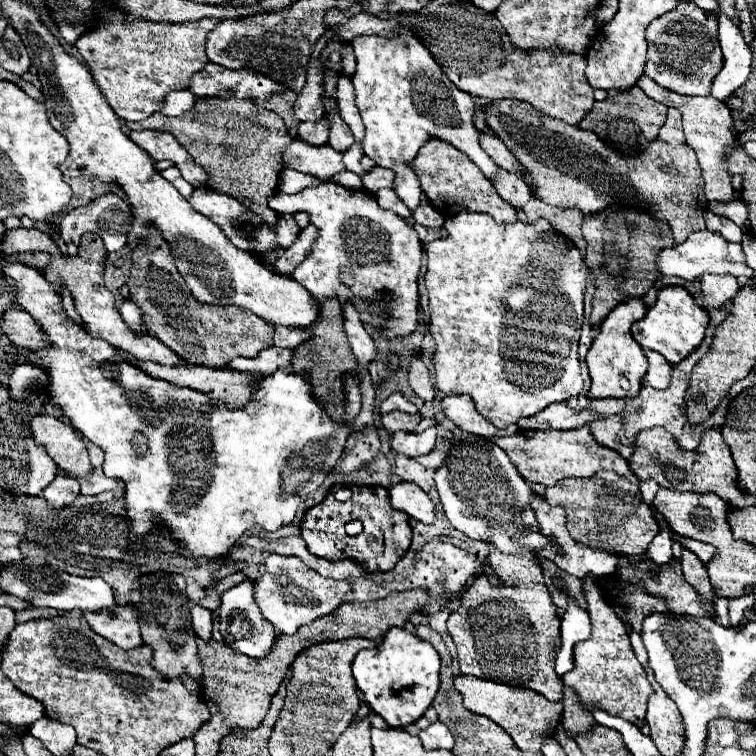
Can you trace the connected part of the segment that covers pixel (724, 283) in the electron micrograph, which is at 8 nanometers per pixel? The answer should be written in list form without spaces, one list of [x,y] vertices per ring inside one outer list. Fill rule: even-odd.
[[[704,275],[704,279],[700,279],[700,285],[704,303],[710,307],[724,307],[728,301],[732,301],[740,287],[732,275]]]

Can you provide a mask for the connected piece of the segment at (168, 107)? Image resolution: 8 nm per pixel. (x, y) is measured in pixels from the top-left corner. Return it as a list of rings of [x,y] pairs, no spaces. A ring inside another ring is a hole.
[[[182,89],[182,91],[172,91],[172,95],[168,95],[168,99],[164,99],[164,109],[160,109],[164,115],[184,115],[186,111],[190,111],[196,103],[196,97]]]

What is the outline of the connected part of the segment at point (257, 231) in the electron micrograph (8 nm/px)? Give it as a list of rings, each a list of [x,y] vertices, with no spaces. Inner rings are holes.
[[[200,187],[200,189],[194,189],[192,197],[188,199],[190,205],[196,209],[196,211],[202,211],[206,217],[210,217],[222,231],[224,235],[240,249],[244,251],[250,251],[254,255],[258,255],[260,251],[272,251],[276,247],[290,247],[298,233],[300,233],[300,227],[296,225],[294,217],[292,215],[280,215],[278,219],[278,225],[276,229],[270,229],[266,225],[262,227],[256,227],[252,223],[252,217],[250,217],[250,211],[244,209],[244,205],[240,205],[236,199],[232,199],[230,195],[224,195],[224,193],[216,193],[216,191],[210,191],[208,187]]]

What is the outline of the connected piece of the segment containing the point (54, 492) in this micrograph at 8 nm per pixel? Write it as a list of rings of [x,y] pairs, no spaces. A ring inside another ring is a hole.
[[[56,475],[56,479],[44,489],[44,499],[52,507],[66,507],[80,495],[80,483],[70,475]]]

